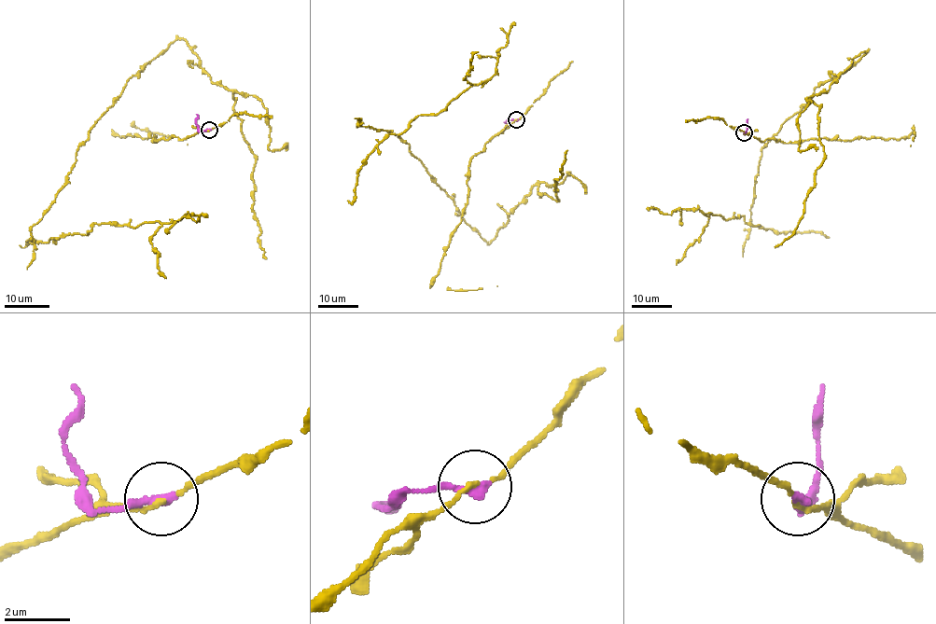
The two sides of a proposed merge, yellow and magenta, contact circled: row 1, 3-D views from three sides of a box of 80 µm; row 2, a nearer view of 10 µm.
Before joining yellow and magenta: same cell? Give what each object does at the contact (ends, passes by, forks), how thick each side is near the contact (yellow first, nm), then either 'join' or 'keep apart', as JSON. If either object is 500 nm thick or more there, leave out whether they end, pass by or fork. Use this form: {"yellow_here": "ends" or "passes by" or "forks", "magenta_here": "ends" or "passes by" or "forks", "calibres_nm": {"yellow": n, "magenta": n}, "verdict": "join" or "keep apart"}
{"yellow_here": "passes by", "magenta_here": "ends", "calibres_nm": {"yellow": 120, "magenta": 300}, "verdict": "keep apart"}

